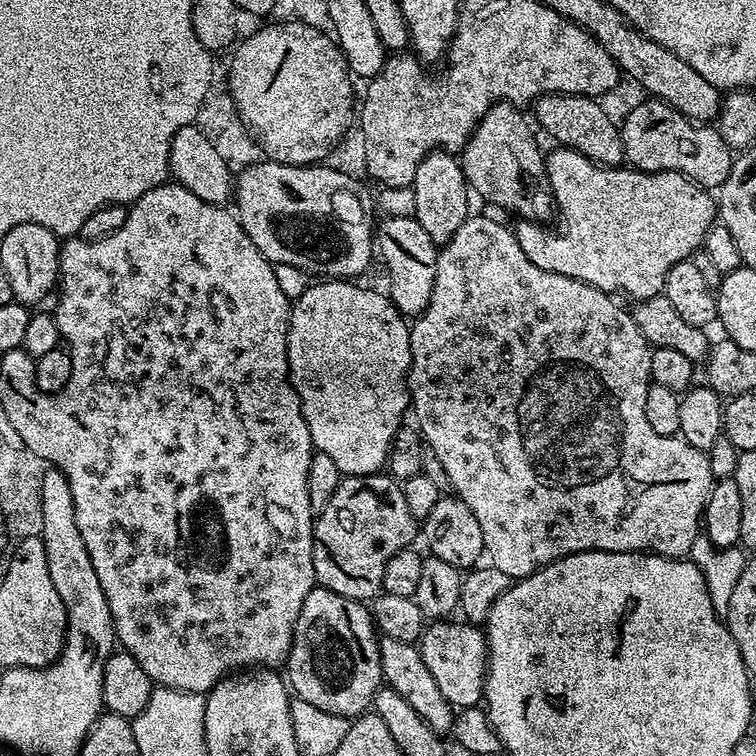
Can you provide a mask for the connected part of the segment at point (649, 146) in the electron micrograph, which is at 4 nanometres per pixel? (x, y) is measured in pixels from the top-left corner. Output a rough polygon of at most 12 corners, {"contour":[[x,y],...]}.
{"contour":[[658,99],[619,129],[625,161],[716,190],[734,153]]}

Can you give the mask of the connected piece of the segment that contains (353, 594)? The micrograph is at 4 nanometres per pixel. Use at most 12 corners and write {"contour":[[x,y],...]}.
{"contour":[[391,475],[344,476],[312,526],[317,585],[381,595],[418,522]]}

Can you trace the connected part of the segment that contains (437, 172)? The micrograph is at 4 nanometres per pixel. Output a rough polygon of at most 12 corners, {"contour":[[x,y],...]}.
{"contour":[[431,152],[410,189],[416,220],[442,246],[470,215],[459,159]]}

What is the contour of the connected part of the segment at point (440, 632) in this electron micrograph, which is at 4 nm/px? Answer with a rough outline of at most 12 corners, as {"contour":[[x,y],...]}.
{"contour":[[432,622],[422,662],[453,709],[484,695],[483,627]]}

